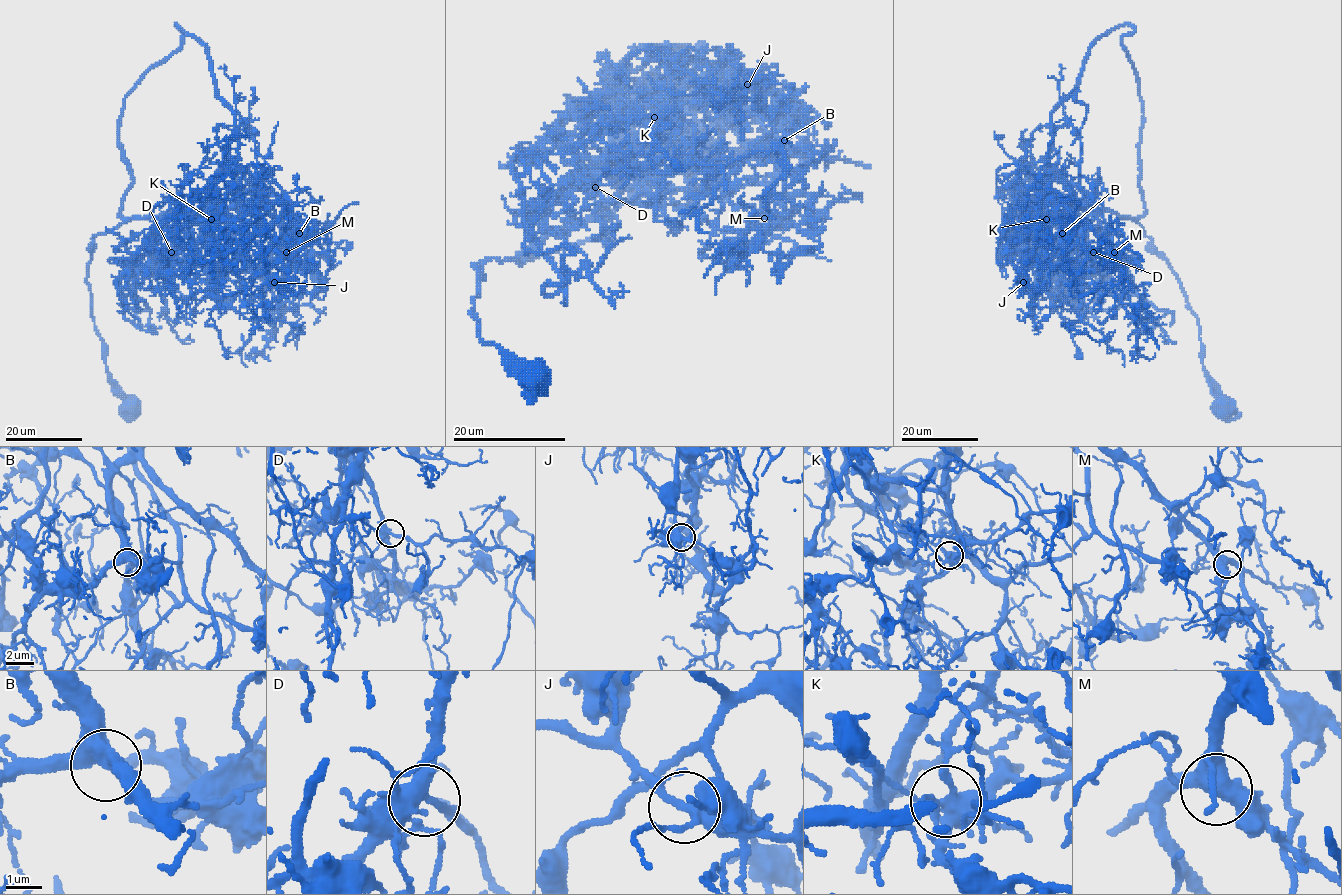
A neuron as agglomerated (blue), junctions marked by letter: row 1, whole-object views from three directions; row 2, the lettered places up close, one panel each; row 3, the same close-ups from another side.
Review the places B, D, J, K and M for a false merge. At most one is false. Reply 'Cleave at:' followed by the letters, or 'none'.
Cleave at: K

